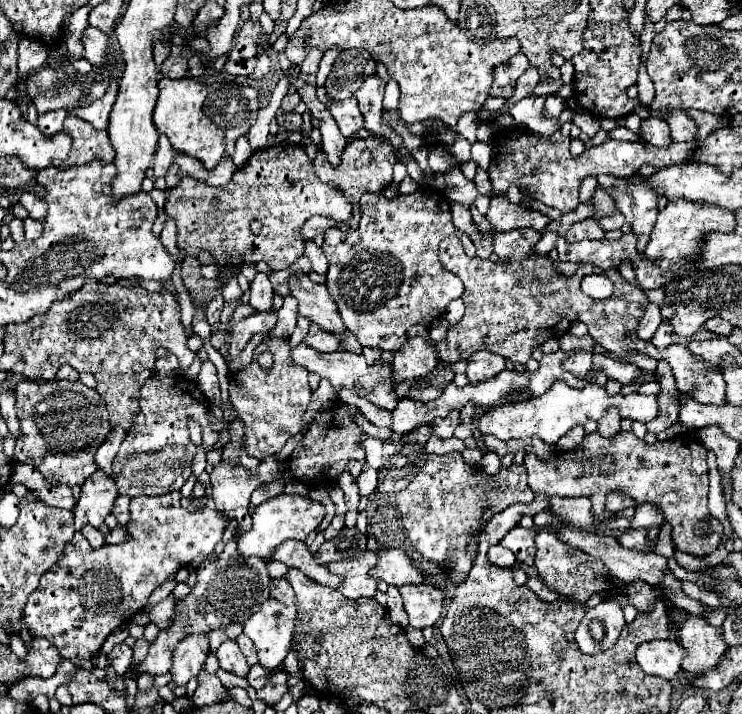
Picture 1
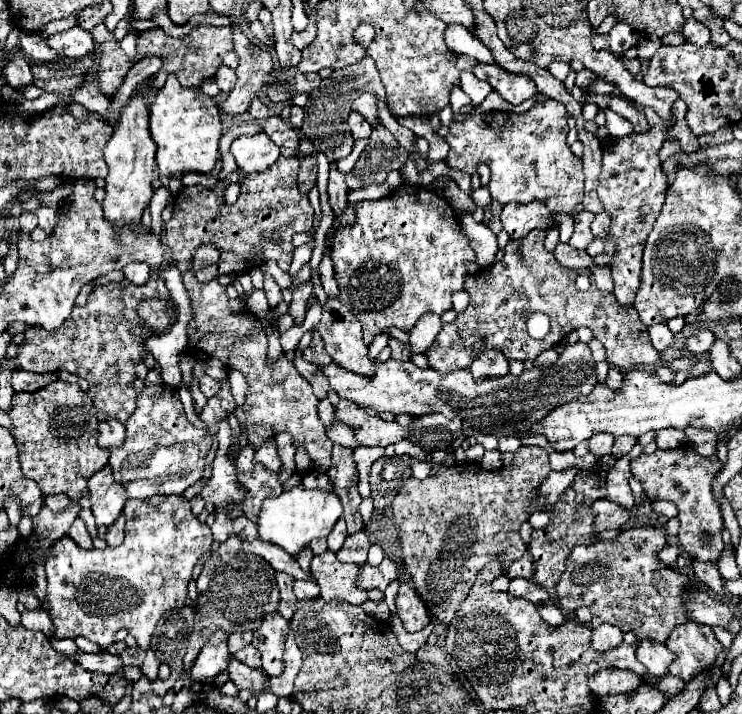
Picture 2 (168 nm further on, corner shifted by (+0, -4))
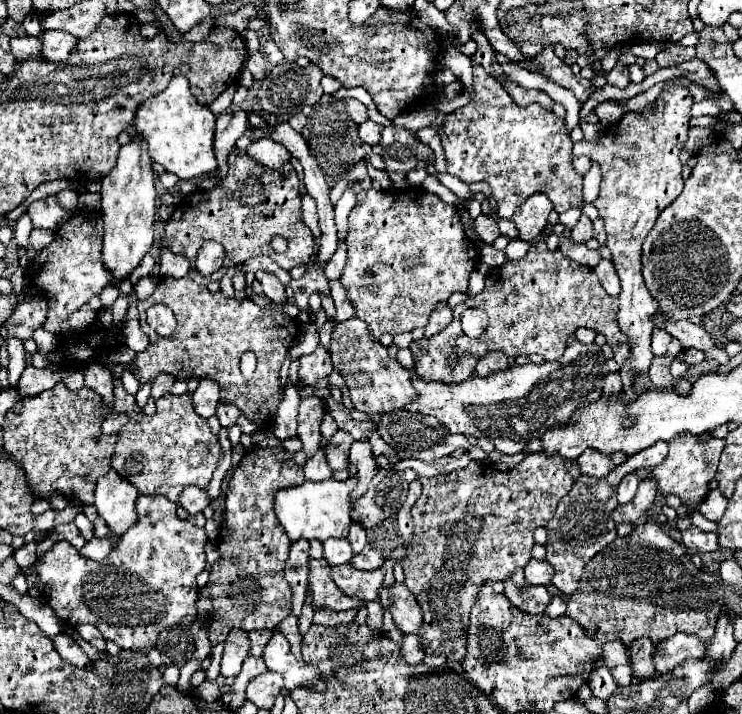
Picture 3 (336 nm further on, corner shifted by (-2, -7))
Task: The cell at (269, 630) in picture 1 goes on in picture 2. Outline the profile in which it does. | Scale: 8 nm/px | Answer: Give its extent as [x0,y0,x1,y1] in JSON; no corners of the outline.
[253,614,289,676]

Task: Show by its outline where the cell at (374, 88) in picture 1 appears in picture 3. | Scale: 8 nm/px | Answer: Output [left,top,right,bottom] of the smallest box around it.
[345,99,367,125]

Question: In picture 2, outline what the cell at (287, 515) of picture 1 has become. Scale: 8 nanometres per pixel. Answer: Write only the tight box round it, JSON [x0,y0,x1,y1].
[259,484,343,554]

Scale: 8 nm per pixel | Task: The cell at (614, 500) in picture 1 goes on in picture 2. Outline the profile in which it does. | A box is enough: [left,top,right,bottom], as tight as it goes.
[607,456,633,508]

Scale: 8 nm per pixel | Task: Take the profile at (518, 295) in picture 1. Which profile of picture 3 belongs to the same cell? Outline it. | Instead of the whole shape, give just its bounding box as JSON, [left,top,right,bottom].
[409,243,629,383]

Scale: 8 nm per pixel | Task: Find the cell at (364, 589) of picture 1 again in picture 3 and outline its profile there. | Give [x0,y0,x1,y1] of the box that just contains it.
[309,559,363,611]

